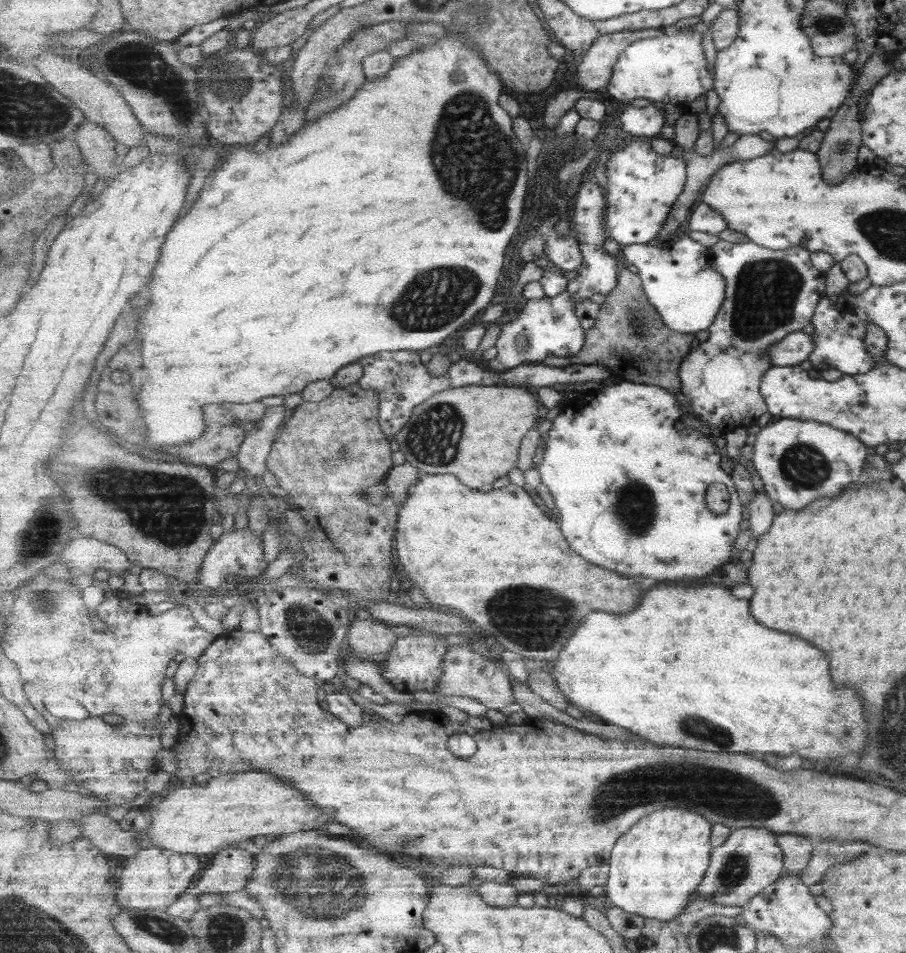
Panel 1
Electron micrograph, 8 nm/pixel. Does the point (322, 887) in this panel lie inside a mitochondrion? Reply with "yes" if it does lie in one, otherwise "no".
yes

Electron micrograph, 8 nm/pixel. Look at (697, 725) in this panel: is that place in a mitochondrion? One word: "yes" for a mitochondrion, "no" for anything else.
yes

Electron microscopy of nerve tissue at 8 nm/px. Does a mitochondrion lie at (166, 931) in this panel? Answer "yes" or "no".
yes

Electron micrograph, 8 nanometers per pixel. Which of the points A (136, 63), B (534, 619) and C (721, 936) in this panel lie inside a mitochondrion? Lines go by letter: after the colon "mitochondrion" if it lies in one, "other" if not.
A: mitochondrion
B: mitochondrion
C: mitochondrion

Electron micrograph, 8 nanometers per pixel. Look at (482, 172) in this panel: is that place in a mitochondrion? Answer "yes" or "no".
yes

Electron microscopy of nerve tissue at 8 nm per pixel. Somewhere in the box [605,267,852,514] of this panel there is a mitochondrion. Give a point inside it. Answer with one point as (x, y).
(802, 465)

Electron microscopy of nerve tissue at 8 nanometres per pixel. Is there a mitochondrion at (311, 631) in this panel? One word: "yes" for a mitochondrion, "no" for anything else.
yes

